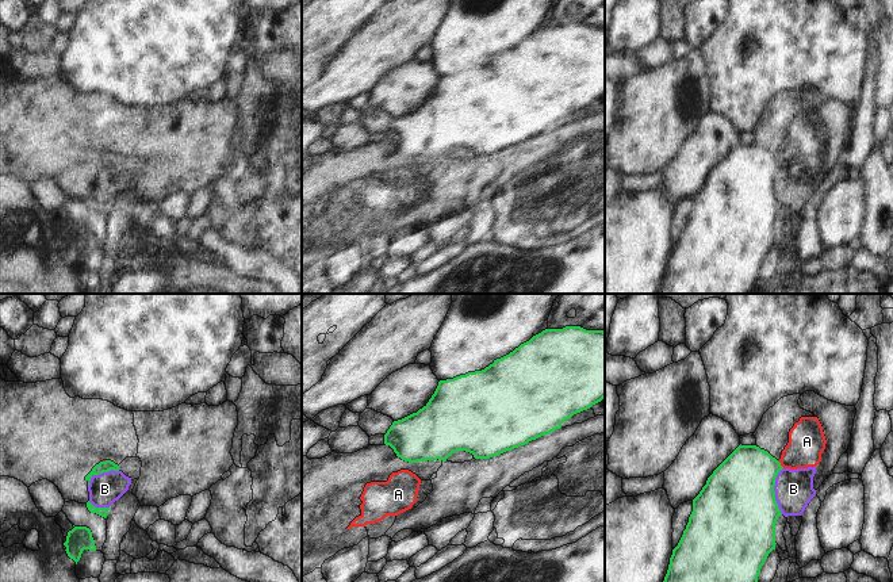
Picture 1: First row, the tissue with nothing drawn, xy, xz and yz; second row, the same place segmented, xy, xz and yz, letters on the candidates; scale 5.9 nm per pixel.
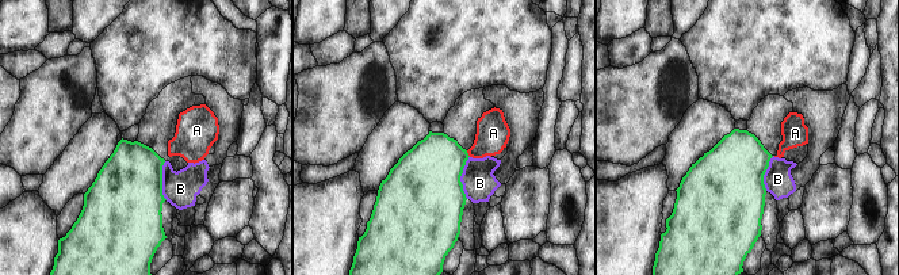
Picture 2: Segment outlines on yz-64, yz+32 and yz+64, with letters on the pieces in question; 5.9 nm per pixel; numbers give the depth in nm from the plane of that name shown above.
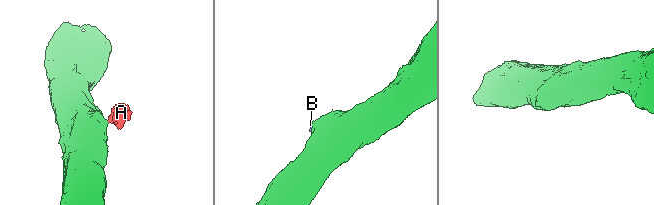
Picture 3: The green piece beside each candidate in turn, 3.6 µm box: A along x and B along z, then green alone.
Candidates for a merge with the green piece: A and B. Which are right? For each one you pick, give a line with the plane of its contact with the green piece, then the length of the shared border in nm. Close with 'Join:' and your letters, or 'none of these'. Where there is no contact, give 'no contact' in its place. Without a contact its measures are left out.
Join: none of these

